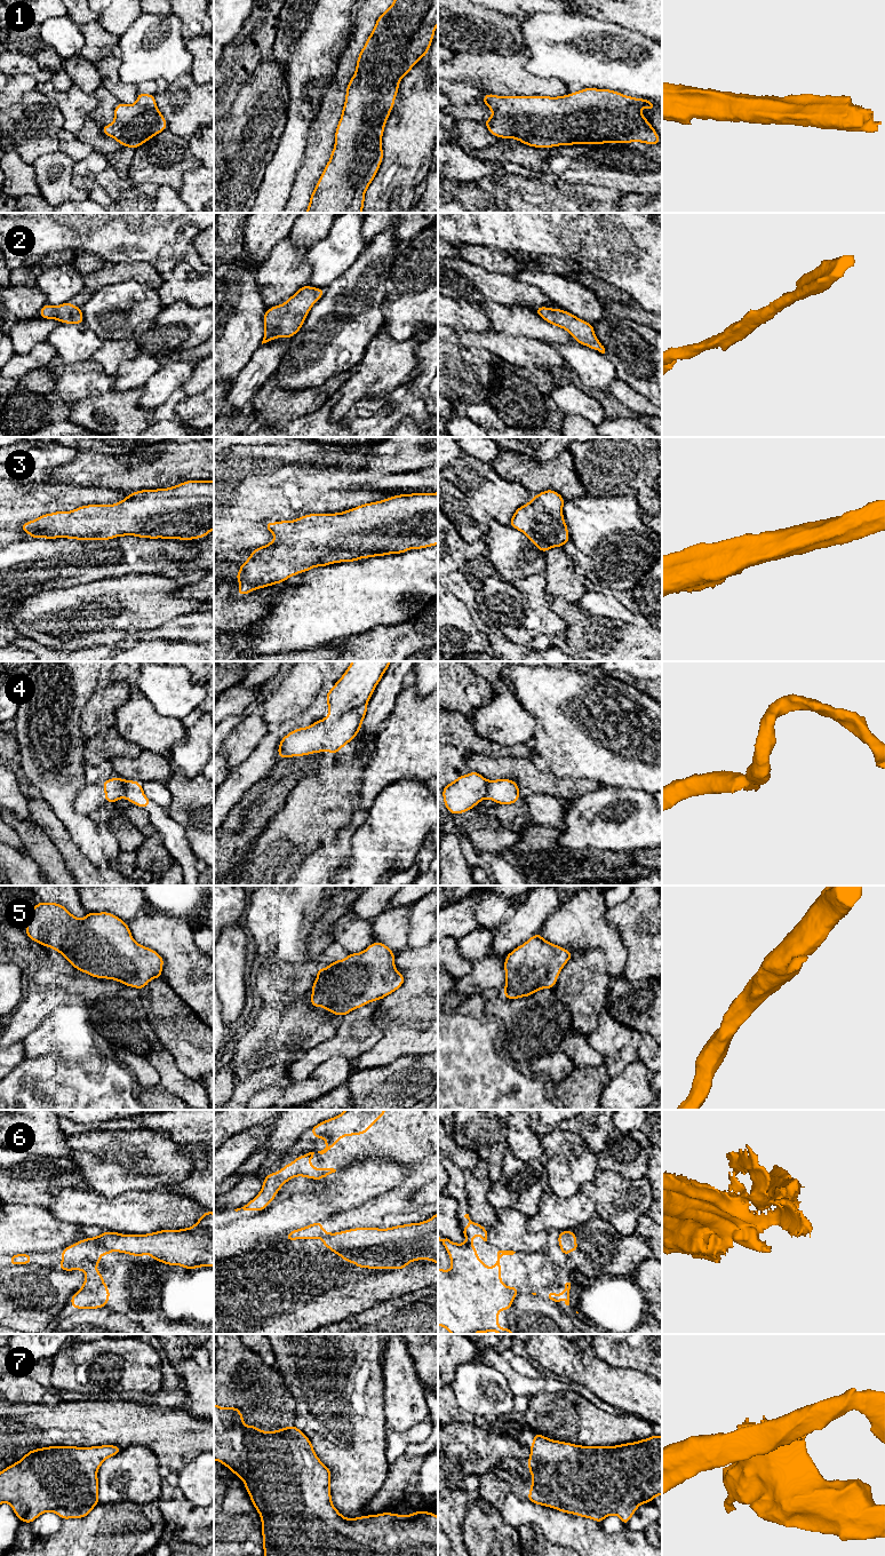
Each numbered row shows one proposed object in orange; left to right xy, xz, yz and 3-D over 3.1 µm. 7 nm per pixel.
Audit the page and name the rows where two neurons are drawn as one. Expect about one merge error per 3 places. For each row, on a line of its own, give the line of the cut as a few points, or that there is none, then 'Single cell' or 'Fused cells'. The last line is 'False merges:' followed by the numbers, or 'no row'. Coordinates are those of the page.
1: No split. Single cell
2: No split. Single cell
3: No split. Single cell
4: Split along xz (366, 703), (352, 707), (335, 717), (325, 717). Fused cells
5: No split. Single cell
6: Split along xy (98, 1236), (97, 1241), (110, 1251). Fused cells
7: No split. Single cell
False merges: 4, 6

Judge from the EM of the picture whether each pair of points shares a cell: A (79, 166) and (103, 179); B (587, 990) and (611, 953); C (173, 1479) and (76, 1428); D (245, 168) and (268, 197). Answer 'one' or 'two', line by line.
A: two
B: two
C: two
D: two

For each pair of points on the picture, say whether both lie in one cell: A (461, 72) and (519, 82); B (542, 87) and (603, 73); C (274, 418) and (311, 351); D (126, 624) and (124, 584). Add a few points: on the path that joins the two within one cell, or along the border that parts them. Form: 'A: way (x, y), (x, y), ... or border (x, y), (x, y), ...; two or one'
A: way (476, 72), (504, 73); one
B: border (537, 76), (559, 79), (566, 84); two
C: border (270, 379), (277, 386), (285, 389), (309, 390); two
D: way (136, 613), (136, 610), (124, 597), (124, 594); one

